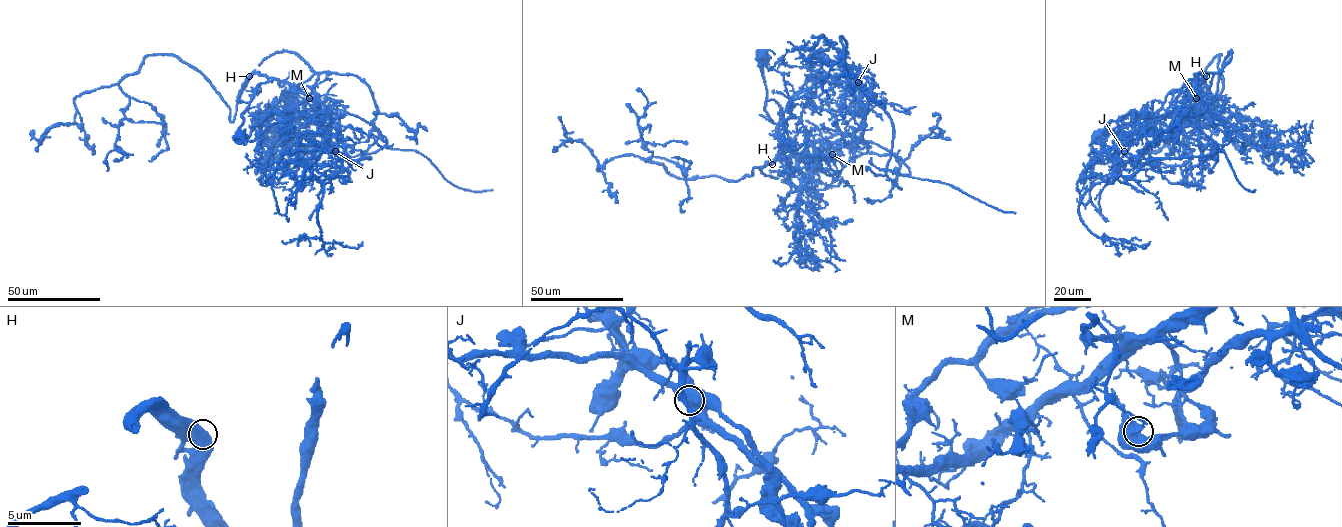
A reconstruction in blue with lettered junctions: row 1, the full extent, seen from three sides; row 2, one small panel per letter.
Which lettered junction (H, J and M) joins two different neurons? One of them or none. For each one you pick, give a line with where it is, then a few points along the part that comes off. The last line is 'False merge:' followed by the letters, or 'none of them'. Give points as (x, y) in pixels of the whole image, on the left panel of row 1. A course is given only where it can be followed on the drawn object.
J: (335, 151) | (335, 151), (356, 162), (386, 138), (358, 117), (292, 91), (265, 114), (273, 131)
False merge: J

